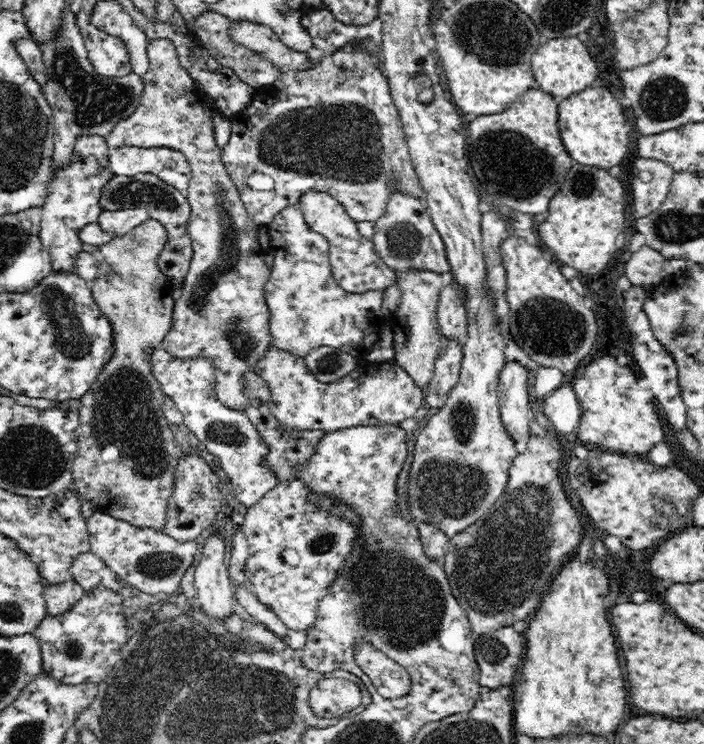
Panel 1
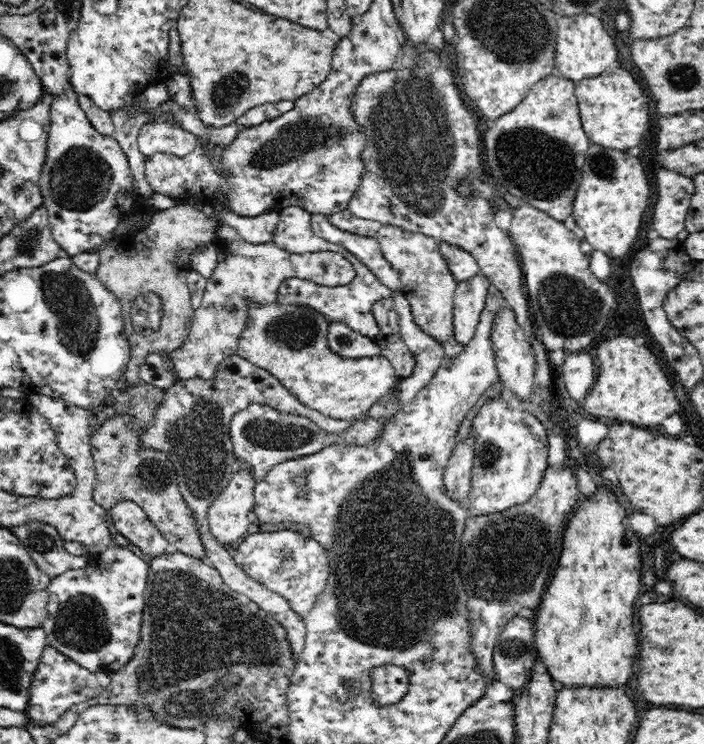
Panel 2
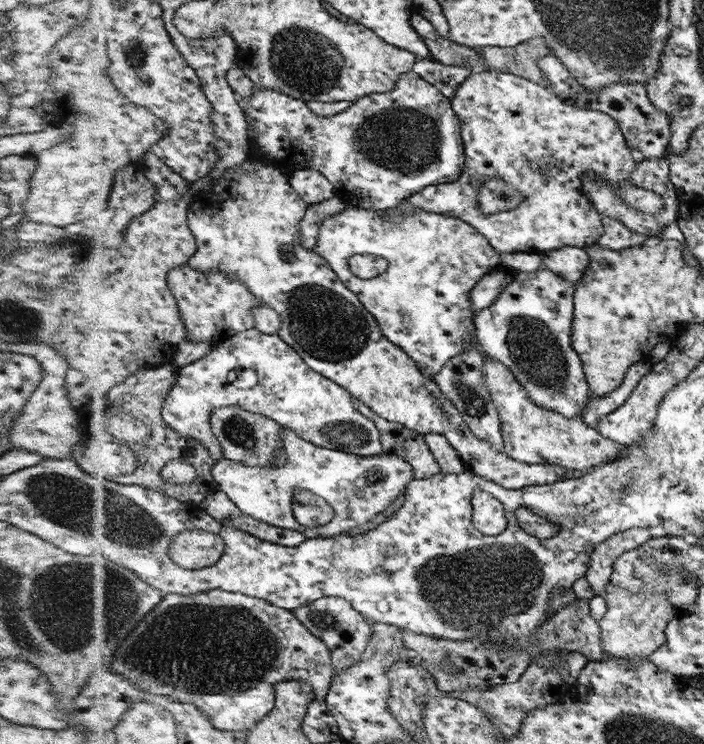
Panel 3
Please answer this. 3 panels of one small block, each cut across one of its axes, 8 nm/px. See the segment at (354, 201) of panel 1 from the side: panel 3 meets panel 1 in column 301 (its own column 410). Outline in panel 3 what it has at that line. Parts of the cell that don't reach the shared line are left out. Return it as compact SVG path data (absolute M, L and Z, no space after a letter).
M412 71L400 77L393 91L357 99L350 109L335 117L320 116L312 112L310 104L277 88L257 87L243 108L249 118L250 136L257 137L256 140L251 138L251 158L262 160L268 165L278 162L278 168L282 168L286 162L282 172L289 176L296 172L298 166L316 168L334 183L336 194L349 207L384 212L398 208L414 192L458 180L465 163L461 121L451 108L451 100Z

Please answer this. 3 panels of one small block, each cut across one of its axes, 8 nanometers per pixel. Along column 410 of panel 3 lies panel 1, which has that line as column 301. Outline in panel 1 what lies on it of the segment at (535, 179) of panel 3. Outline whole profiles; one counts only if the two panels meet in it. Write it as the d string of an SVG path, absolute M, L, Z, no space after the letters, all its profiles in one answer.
M308 191L300 196L298 204L308 226L328 239L332 274L340 288L346 292L360 295L369 294L371 291L383 291L397 282L395 272L379 259L371 239L358 232L356 221L350 218L344 206L337 202L332 195Z

